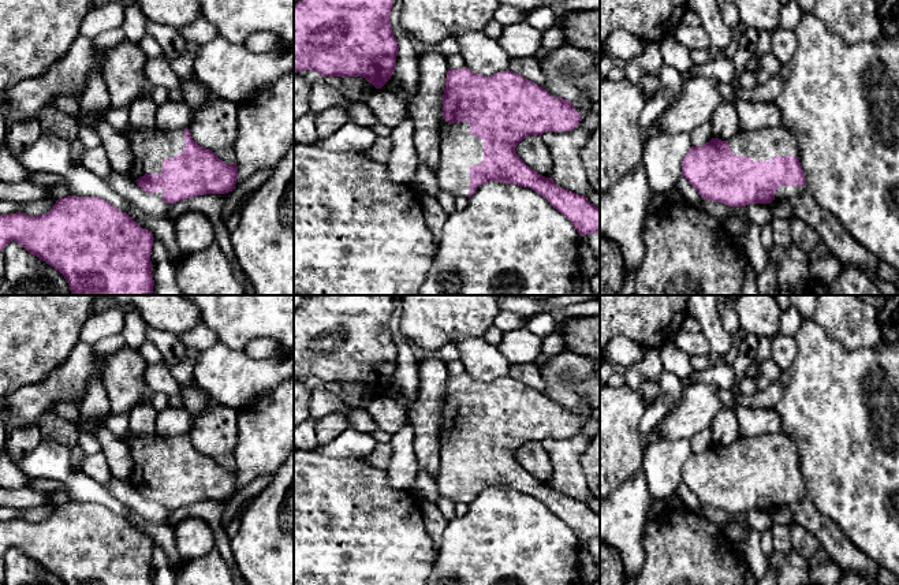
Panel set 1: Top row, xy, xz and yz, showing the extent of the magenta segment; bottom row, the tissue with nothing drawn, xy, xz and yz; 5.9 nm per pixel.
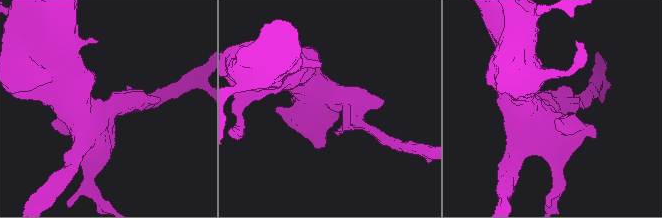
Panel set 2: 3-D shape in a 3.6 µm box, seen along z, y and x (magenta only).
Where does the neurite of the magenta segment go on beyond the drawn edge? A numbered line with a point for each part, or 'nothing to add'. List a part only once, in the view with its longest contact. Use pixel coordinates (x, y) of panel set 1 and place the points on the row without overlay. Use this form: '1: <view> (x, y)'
1: xz (459, 455)

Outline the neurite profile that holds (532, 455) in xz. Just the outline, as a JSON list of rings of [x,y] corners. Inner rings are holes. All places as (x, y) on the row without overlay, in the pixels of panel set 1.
[[[540,441],[523,444],[515,454],[516,461],[526,472],[545,484],[553,482],[555,470],[549,455]]]

